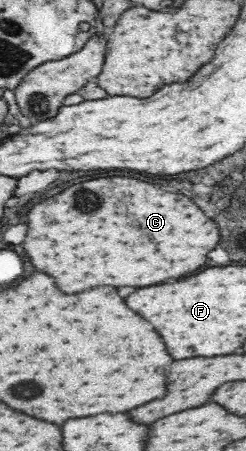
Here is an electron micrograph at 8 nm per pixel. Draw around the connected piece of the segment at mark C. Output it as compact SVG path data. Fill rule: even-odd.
M101 177L71 185L55 197L35 205L29 211L29 229L23 243L37 271L51 273L59 289L67 295L91 287L147 287L165 279L183 277L205 265L207 253L219 243L219 229L203 211L185 195L161 191L151 183L131 177Z

